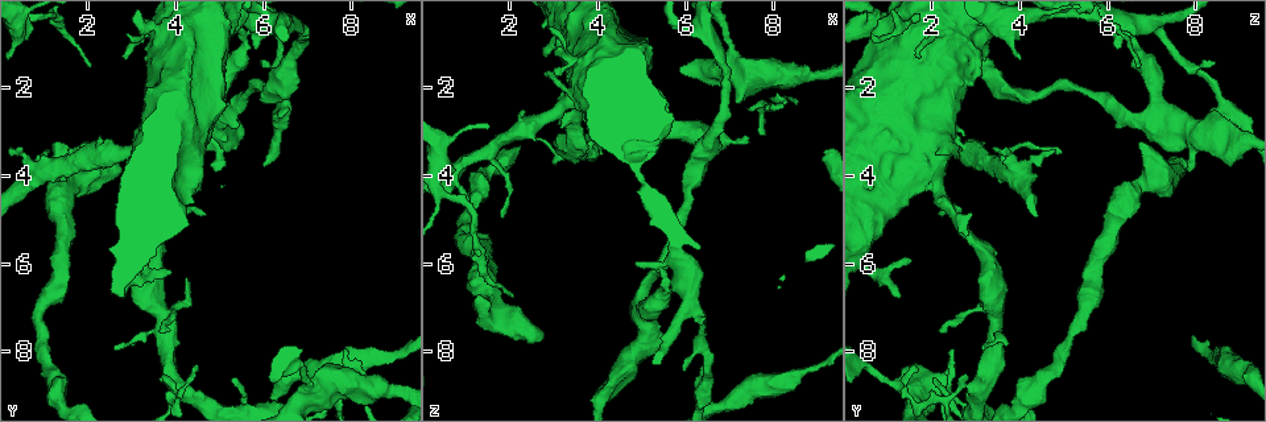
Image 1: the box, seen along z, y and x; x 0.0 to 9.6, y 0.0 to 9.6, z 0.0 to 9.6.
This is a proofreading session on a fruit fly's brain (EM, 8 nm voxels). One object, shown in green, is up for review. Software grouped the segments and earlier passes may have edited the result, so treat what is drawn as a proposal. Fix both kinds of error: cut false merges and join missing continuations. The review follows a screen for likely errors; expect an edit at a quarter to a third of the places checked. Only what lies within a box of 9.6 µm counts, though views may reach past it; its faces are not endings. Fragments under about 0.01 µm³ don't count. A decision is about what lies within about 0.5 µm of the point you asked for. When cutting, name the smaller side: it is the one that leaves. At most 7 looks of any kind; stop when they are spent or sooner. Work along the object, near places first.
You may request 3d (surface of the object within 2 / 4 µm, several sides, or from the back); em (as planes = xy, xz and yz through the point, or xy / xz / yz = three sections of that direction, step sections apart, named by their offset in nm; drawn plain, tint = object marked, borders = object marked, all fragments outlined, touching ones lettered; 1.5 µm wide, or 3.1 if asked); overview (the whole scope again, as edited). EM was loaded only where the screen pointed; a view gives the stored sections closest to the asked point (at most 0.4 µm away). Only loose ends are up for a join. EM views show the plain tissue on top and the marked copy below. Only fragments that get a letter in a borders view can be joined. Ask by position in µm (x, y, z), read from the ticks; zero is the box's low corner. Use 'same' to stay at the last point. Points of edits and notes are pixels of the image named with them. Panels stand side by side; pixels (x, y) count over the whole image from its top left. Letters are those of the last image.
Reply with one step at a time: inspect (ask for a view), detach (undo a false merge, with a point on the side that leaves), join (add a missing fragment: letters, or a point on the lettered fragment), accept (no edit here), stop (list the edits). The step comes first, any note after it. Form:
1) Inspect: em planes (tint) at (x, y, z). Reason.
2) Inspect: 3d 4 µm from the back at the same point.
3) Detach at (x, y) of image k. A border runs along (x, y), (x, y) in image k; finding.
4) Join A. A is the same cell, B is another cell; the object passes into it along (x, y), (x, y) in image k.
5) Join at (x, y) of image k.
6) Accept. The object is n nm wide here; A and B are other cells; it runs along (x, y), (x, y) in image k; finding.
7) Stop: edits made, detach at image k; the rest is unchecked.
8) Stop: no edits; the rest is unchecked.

Inspect: em xy step 4 (borders) at (6.75, 1.15, 2.80). Thick turns thin.

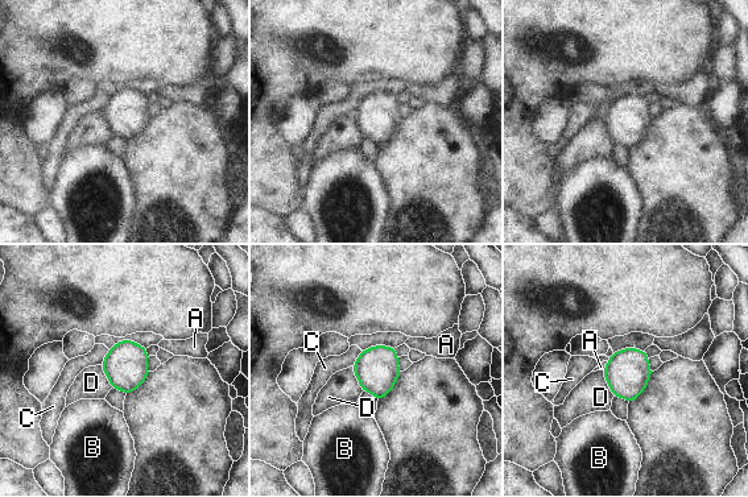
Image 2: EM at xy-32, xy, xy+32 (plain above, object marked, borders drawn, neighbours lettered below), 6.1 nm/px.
Accept. The object is 260 nm wide here; A, B, C and D are other cells; a border runs along (602, 371), (610, 390), (615, 396) in image 2; all the same neuron.

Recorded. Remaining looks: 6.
Inspect: em planes (tint) at (2.85, 0.75, 0.70). An open end.

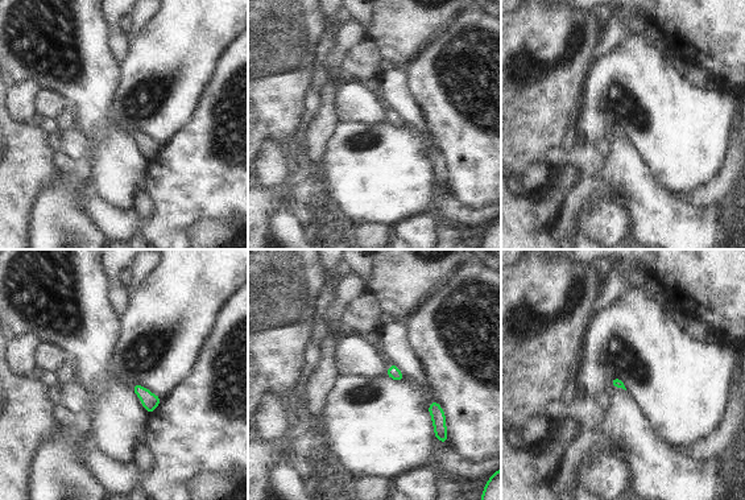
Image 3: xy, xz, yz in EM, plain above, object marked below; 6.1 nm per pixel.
Inspect: em planes (borders) at the same point.

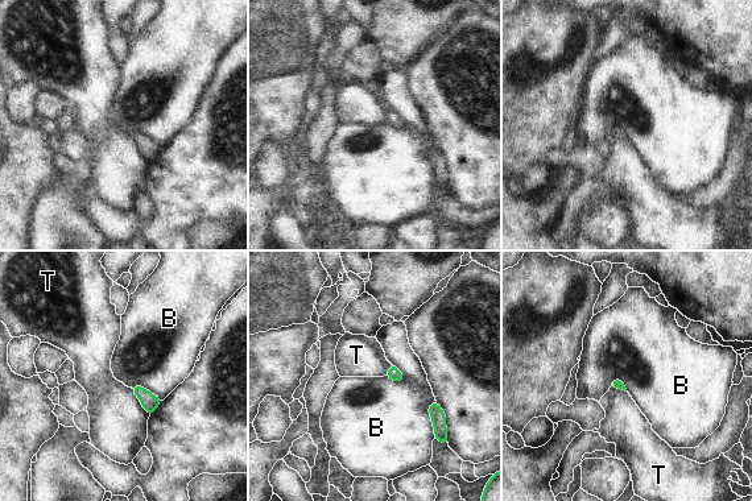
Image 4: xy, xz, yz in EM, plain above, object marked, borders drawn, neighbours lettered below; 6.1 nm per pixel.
Accept. B and T are other cells; a border runs along (432, 401), (429, 415), (436, 438) in image 4; no lettered fragment goes on from it.

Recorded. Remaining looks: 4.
Inspect: em planes (borders) at (6.50, 2.15, 8.60). Calibre changes.

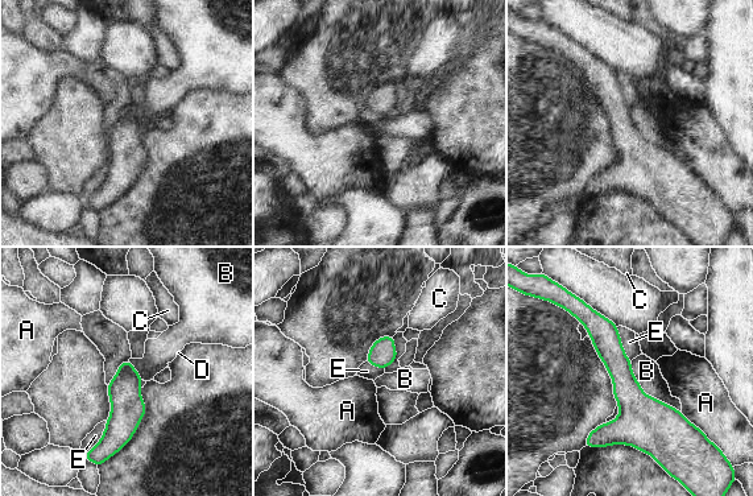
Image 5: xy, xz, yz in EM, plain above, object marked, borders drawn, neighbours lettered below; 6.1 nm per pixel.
Accept. A, B, C, D and E are other cells; a border runs along (631, 362), (641, 389), (681, 412) in image 5; continuous, no second neuron.

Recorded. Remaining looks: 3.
Stop: no edits; the rest is unchecked.

